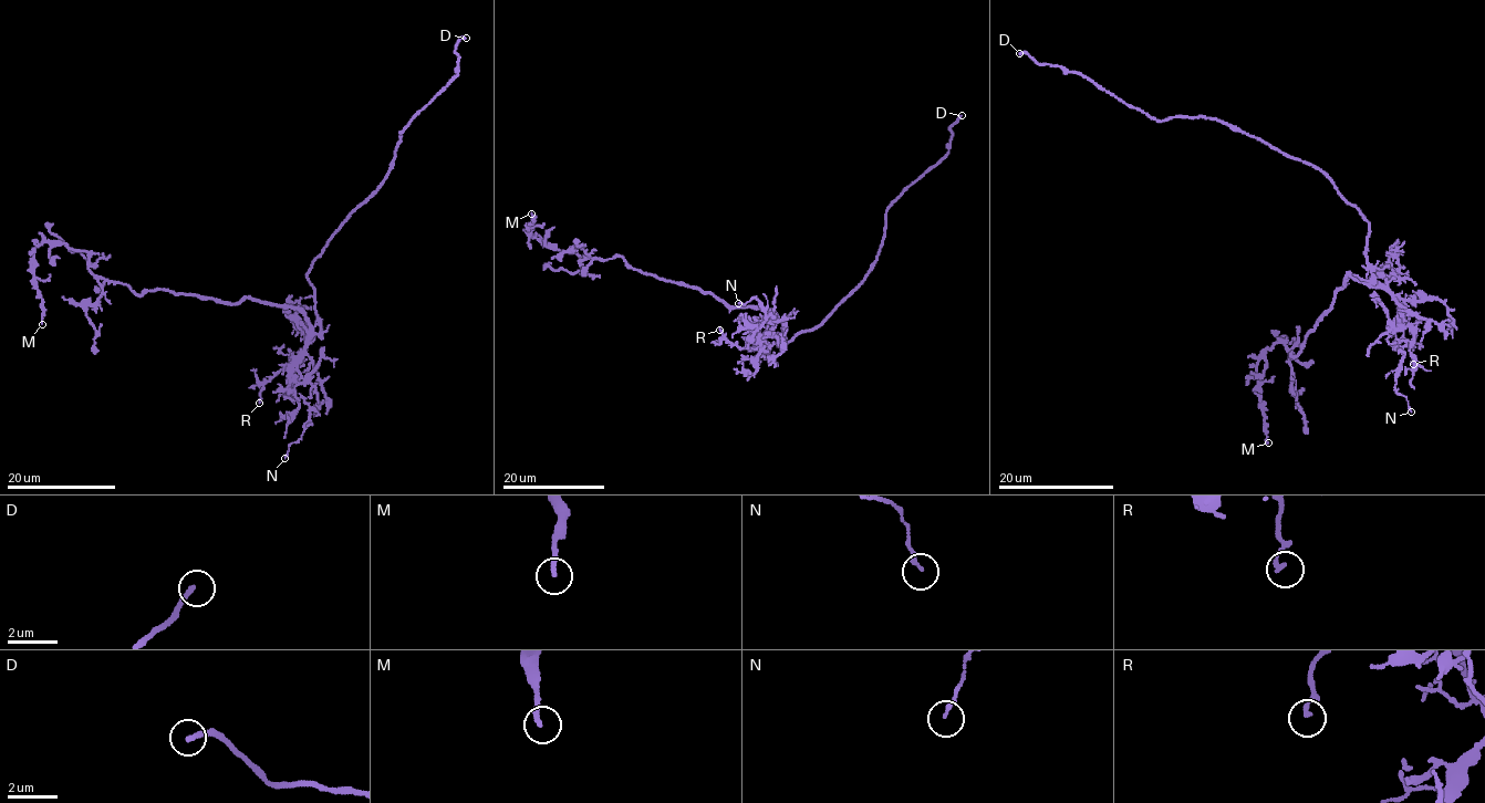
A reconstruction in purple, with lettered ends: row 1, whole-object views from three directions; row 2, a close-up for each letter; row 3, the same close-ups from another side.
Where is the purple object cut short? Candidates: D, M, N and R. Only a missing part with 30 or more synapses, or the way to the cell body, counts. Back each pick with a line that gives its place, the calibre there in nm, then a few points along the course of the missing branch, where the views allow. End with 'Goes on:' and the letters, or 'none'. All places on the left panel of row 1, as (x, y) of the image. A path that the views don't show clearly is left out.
D: (466, 38) | 190 nm
Goes on: D

